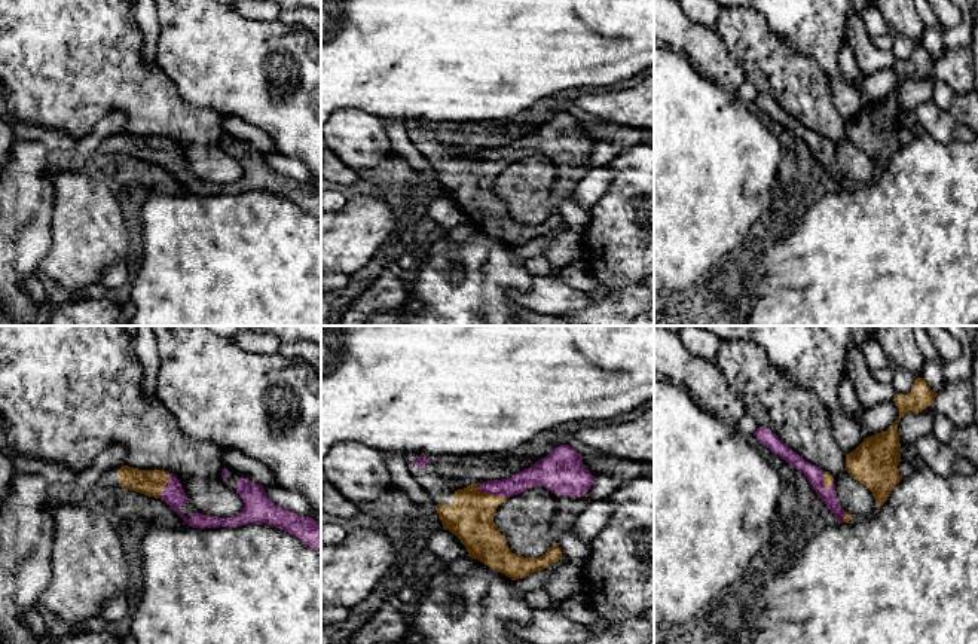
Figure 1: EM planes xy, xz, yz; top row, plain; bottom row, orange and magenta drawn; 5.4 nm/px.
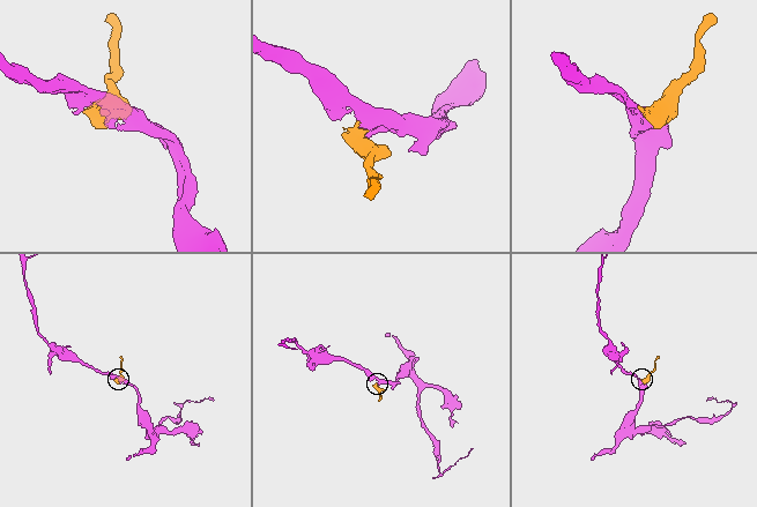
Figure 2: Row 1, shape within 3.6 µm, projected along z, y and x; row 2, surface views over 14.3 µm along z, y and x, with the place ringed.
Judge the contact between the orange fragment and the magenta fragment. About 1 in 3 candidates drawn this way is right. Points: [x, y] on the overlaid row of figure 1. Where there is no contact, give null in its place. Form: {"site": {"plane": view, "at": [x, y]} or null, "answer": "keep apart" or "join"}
{"site": {"plane": "xz", "at": [488, 493]}, "answer": "join"}

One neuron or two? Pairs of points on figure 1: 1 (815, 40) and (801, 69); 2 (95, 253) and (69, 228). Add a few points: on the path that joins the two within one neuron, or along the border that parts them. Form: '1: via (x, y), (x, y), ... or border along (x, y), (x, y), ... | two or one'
1: border along (779, 34), (794, 49), (809, 55), (830, 82) | two
2: via (89, 247), (75, 232) | one

